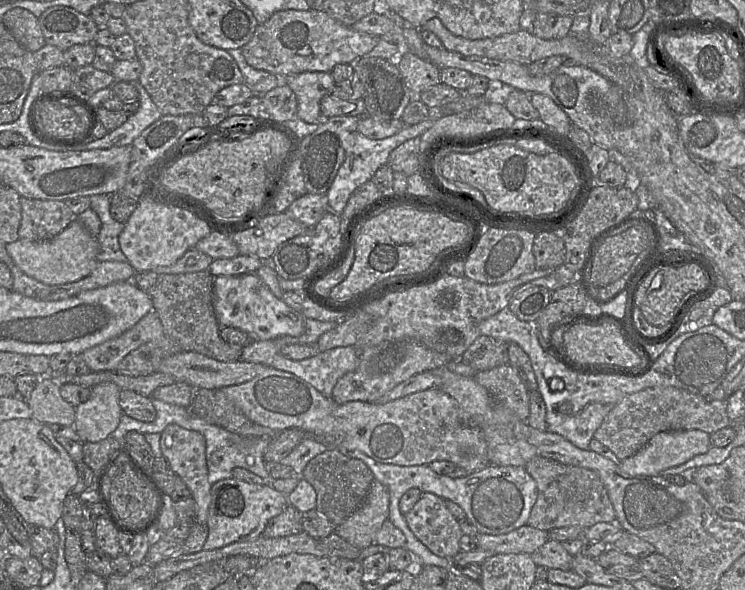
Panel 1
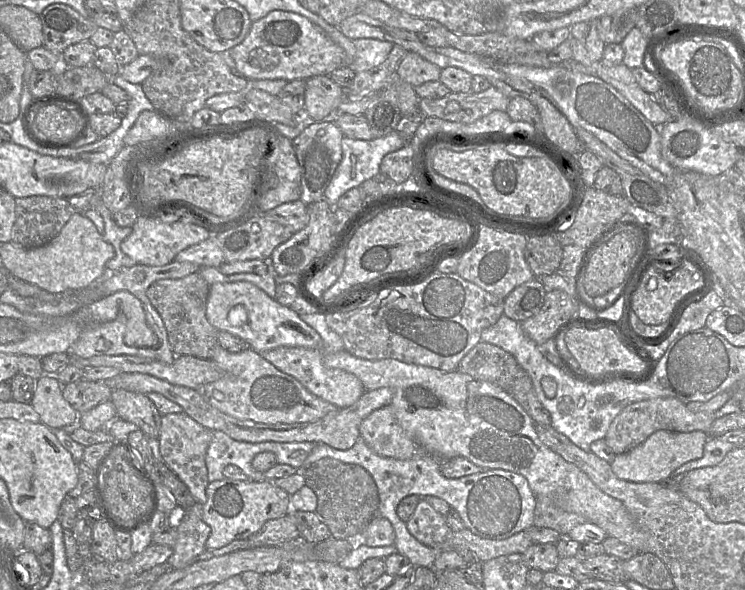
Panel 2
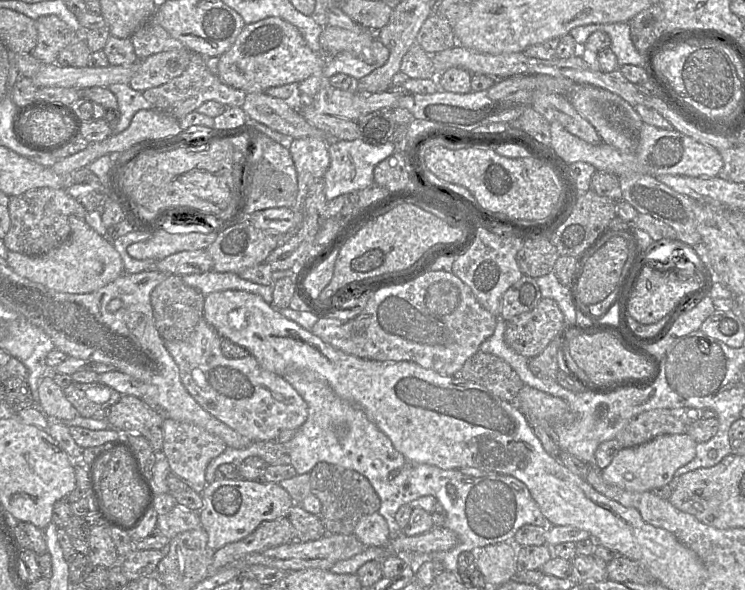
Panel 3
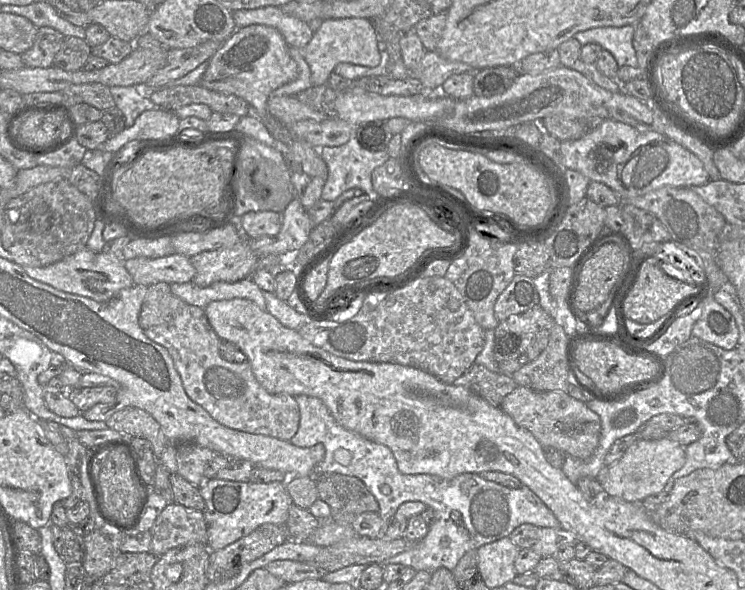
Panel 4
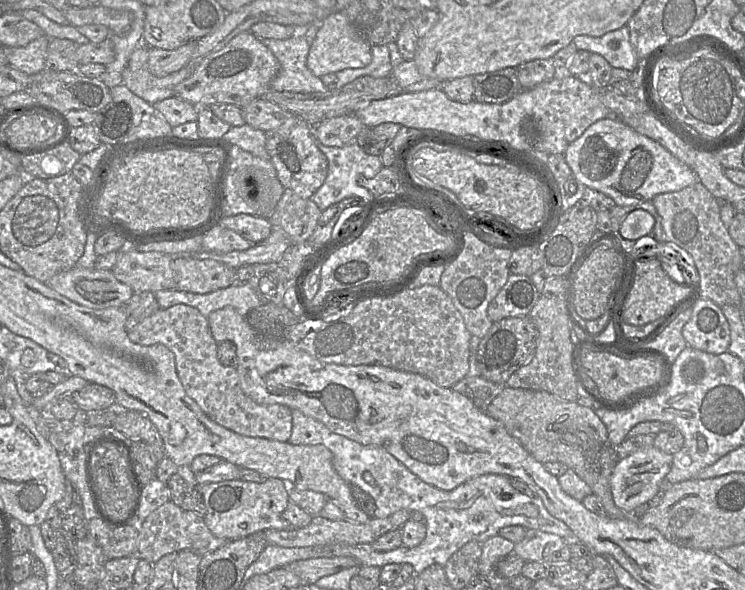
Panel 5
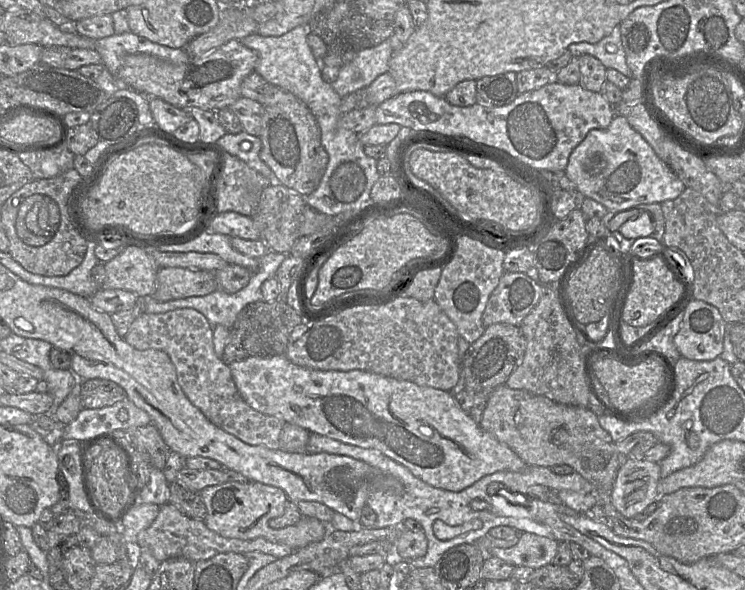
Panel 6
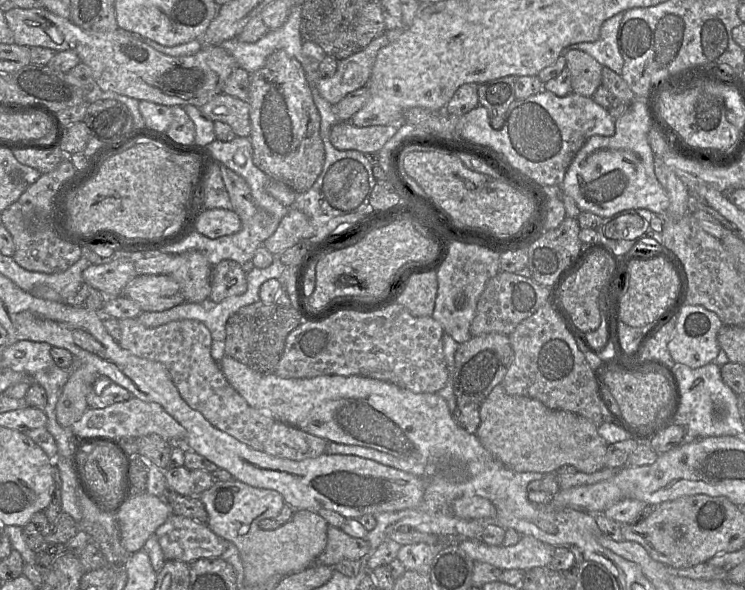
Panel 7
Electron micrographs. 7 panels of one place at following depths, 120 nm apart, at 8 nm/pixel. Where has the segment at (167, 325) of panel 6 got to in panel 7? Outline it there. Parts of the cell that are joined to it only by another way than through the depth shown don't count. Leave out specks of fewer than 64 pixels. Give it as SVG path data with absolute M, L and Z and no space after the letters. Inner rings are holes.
M135 318L118 319L121 329L119 345L132 354L161 362L181 397L194 410L200 412L214 427L229 434L249 447L264 451L265 441L276 420L248 402L231 386L219 363L211 356L212 336L200 321L183 319L149 328Z

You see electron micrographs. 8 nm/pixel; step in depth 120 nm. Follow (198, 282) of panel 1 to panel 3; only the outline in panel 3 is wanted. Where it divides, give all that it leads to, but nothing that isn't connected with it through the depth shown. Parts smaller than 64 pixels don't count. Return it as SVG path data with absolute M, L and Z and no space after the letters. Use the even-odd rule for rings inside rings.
M168 275L150 294L154 325L165 341L182 341L194 330L203 318L205 296L197 289L186 285L181 276Z

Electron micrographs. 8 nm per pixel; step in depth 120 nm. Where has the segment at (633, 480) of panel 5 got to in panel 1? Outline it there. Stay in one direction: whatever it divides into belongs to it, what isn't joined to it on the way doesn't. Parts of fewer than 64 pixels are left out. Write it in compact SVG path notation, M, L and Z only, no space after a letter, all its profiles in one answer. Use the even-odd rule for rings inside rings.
M701 430L664 431L654 435L634 455L621 460L618 466L625 478L658 476L665 469L681 465L697 455L706 453L709 448L709 434Z

